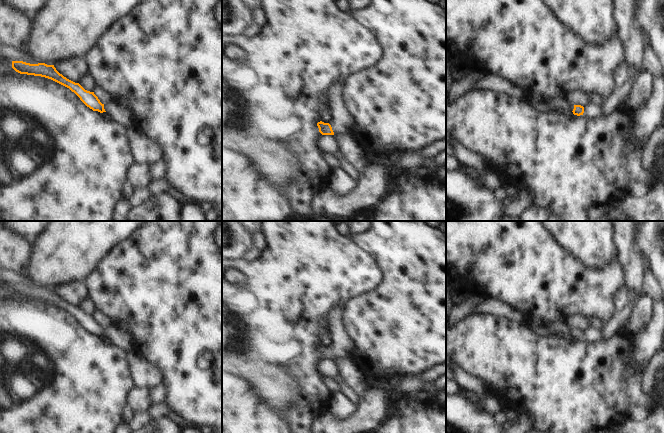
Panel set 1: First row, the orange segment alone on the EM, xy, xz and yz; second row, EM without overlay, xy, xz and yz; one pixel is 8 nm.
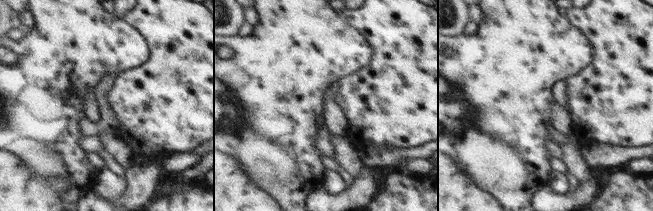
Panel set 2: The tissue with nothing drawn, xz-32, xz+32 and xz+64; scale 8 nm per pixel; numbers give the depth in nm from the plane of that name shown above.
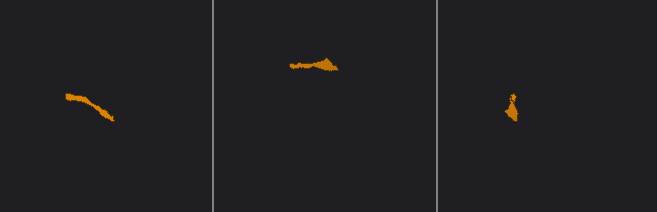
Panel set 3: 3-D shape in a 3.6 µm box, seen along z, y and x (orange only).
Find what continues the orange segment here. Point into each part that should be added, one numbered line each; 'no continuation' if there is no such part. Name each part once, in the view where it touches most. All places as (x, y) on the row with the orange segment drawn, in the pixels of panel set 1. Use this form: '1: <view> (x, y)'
1: xz (341, 121)

